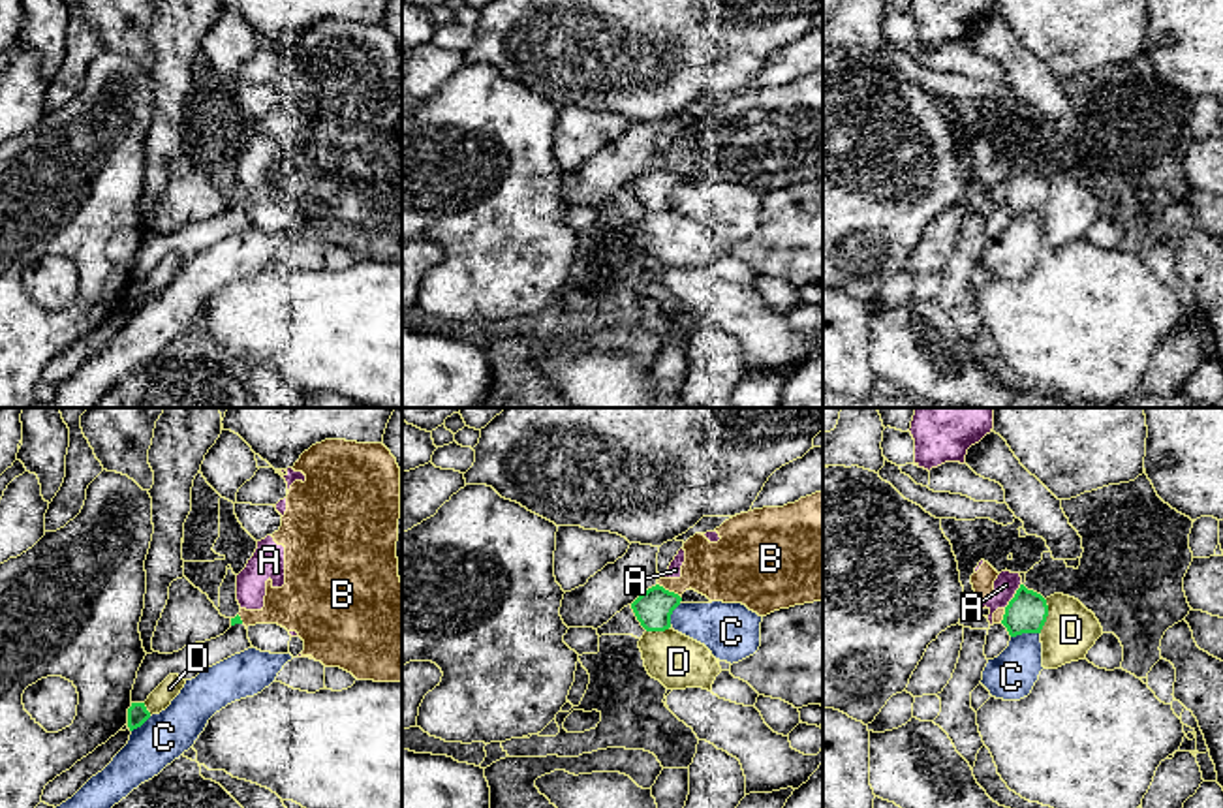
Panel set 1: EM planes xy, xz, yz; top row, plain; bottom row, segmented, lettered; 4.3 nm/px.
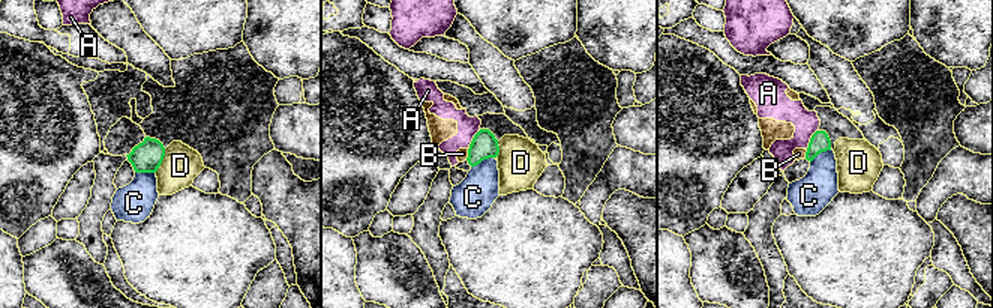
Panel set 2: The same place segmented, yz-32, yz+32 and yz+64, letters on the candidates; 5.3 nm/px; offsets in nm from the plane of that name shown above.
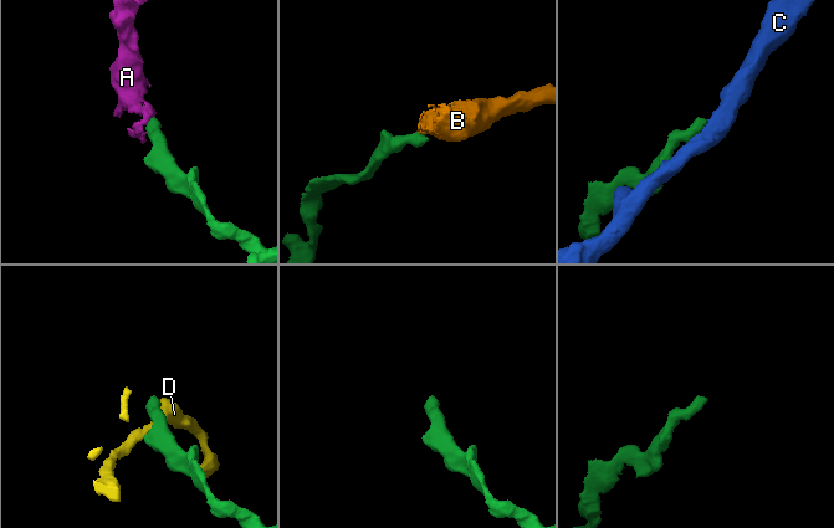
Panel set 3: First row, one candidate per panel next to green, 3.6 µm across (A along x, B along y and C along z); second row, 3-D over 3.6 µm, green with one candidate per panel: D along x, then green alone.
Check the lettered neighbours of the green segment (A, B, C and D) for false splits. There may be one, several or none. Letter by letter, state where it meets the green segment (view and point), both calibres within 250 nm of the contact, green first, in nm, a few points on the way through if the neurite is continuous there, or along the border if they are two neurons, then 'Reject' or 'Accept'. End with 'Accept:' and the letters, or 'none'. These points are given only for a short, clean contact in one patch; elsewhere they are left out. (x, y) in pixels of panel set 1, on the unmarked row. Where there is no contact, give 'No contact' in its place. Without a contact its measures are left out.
A: Touches green at yz (1015, 175). Thickness 180 nm (green) against 100 nm. Boundary: yz (1021, 162), (1015, 175), (1004, 186). Reject
B: Touches green at xz (667, 170). Thickness 160 nm (green) against 260 nm. Boundary: xz (658, 162), (679, 175). Reject
C: Touches green at yz (1024, 211). Thickness 180 nm (green) against 200 nm. Reject
D: Touches green at yz (1047, 194). Thickness 180 nm (green) against 220 nm. Reject
Accept: none

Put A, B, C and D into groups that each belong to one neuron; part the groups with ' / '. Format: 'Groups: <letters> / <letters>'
Groups: A B / C / D

